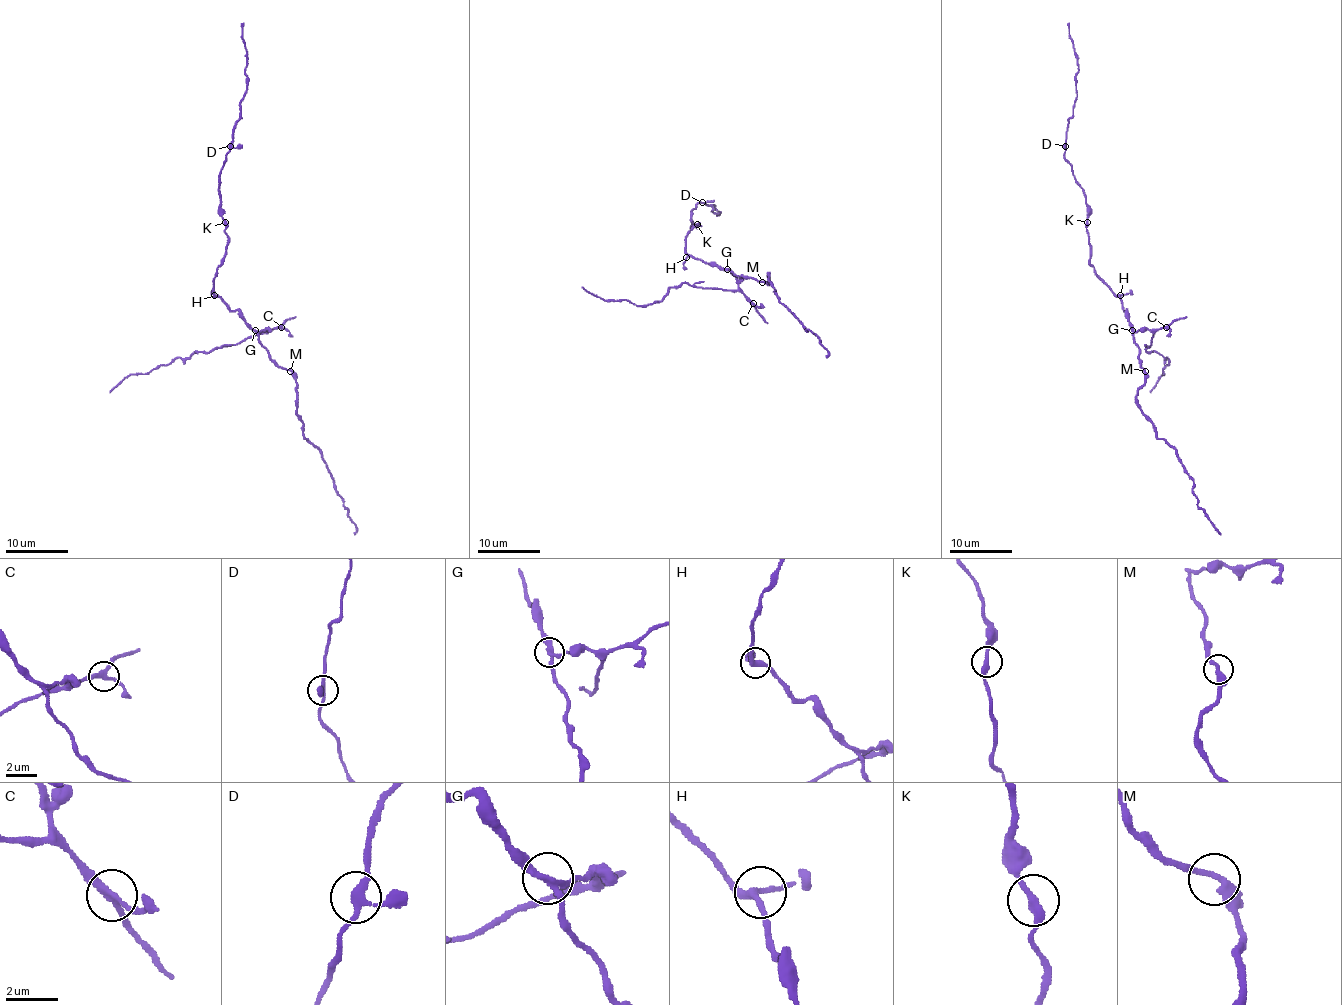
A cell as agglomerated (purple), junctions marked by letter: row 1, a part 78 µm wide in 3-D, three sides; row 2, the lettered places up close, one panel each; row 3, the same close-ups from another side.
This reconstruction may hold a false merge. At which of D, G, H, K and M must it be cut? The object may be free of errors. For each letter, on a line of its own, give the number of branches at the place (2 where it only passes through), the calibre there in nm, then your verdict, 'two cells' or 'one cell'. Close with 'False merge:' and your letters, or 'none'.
D: 3 branches meet; 220 nm thick; one cell
G: 3 branches meet; 240 nm thick; two cells
H: 3 branches meet; 240 nm thick; one cell
K: 2 branches meet; 300 nm thick; one cell
M: 2 branches meet; 280 nm thick; one cell
False merge: G

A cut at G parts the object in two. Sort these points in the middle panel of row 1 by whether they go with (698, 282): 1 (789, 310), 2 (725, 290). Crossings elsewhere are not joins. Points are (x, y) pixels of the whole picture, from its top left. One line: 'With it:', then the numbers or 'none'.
With it: 2

